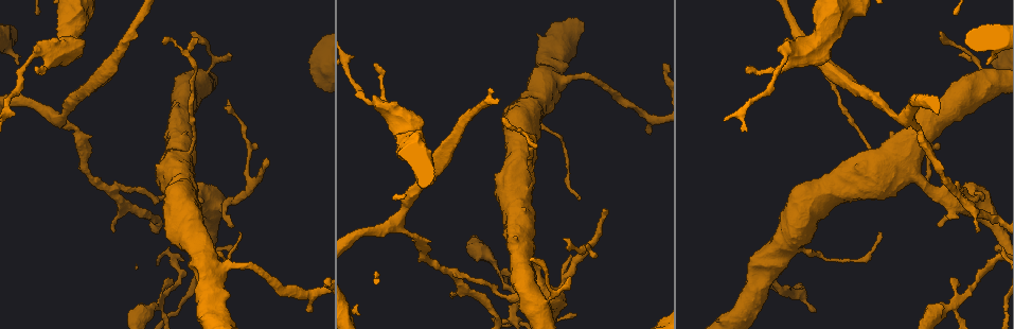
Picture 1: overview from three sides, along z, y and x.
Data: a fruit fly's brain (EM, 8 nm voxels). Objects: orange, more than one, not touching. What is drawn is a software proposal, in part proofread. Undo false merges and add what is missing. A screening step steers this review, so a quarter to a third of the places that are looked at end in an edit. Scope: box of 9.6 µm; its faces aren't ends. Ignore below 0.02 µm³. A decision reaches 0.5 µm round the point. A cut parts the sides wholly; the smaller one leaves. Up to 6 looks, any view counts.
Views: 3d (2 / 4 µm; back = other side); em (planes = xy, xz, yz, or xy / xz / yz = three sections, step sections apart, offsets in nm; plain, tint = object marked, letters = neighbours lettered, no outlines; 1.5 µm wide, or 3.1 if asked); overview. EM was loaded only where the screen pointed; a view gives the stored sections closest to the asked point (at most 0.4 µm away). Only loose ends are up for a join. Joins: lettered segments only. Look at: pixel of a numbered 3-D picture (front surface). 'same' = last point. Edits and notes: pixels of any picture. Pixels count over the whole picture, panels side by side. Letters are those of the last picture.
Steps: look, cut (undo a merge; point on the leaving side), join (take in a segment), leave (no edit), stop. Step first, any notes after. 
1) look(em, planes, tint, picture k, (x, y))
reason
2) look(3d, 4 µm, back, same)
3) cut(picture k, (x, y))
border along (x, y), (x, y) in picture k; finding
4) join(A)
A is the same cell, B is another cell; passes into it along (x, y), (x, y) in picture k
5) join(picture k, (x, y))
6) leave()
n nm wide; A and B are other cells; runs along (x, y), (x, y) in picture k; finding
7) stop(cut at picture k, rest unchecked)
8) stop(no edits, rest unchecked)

look(em, yz, step 8, letters, picture 1, (569, 260))
thin end

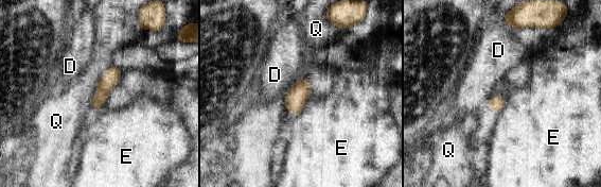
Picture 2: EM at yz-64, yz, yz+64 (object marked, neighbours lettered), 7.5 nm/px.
leave()
D, E and Q are other cells; border along (311, 92), (299, 114) in picture 2; no lettered segment goes on from it

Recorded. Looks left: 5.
look(3d, 2 µm, picture 1, (266, 159))
free end

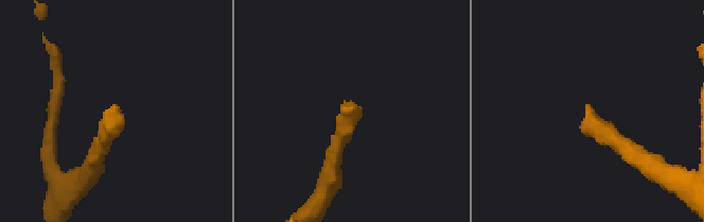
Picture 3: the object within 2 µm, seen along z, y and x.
look(em, planes, letters, picture 3, (585, 104))

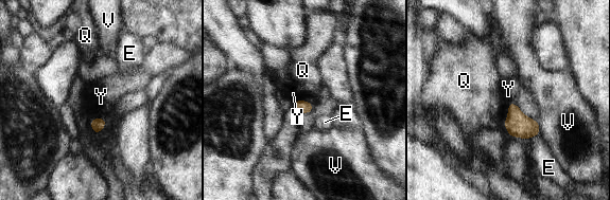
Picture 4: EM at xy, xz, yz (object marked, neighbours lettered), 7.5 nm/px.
leave()
E, Q, V and Y are other cells; border along (91, 117), (105, 120), (101, 133) in picture 4; none of them fits

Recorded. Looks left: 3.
look(em, xy, step 4, plain, picture 1, (955, 187))

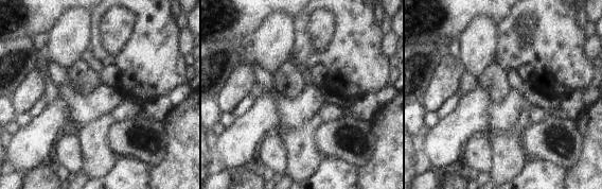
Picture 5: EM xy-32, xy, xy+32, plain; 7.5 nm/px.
look(em, xy, step 4, letters, same)
see the neighbours

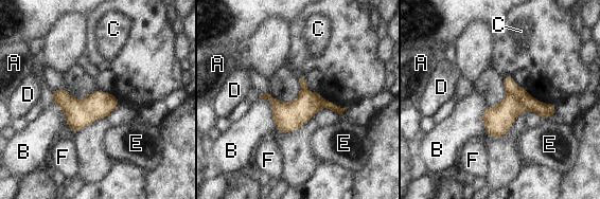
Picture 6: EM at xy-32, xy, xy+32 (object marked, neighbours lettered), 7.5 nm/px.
cut(picture 6, (497, 121))
A, B, C, D, E and F are other cells; two neurons meet here

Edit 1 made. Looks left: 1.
stop(cut at picture 6, rest unchecked)

